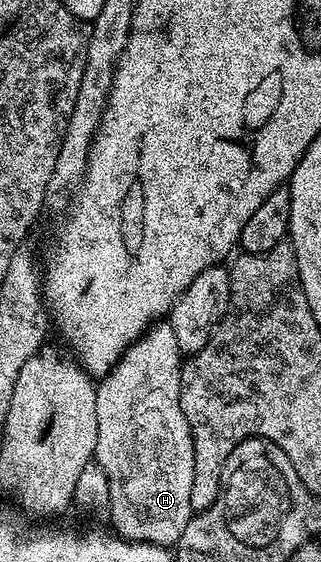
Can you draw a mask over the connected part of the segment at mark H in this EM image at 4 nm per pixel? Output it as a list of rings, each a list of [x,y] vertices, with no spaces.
[[[156,321],[133,341],[116,365],[96,383],[98,445],[94,459],[109,479],[111,526],[121,539],[132,543],[174,545],[194,514],[190,505],[194,441],[180,404],[181,366],[182,352],[178,337],[174,337],[174,329],[166,321]]]

